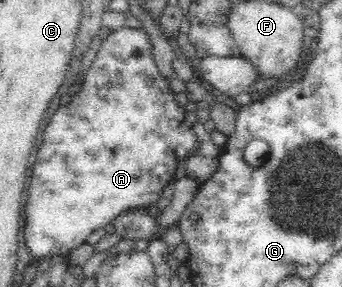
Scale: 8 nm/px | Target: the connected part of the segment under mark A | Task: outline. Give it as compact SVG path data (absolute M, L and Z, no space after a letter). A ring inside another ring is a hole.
M127 26L112 31L106 39L102 40L101 47L94 58L92 67L88 70L84 77L84 84L81 85L81 91L76 96L72 96L72 101L66 107L60 107L56 115L50 120L50 125L46 127L40 136L42 141L37 152L37 162L34 165L34 173L30 181L30 196L24 206L24 237L28 252L32 259L40 261L42 258L52 256L66 256L72 249L77 249L80 245L88 242L89 236L96 229L103 227L106 223L110 223L114 217L118 217L118 213L122 213L124 209L134 209L134 207L149 207L157 202L164 187L178 179L181 173L181 161L174 156L174 150L178 145L188 150L195 148L197 138L191 132L191 124L185 123L185 109L180 109L174 99L175 93L170 90L168 81L160 75L154 59L152 58L152 45L148 40L148 35L144 28L133 29Z

